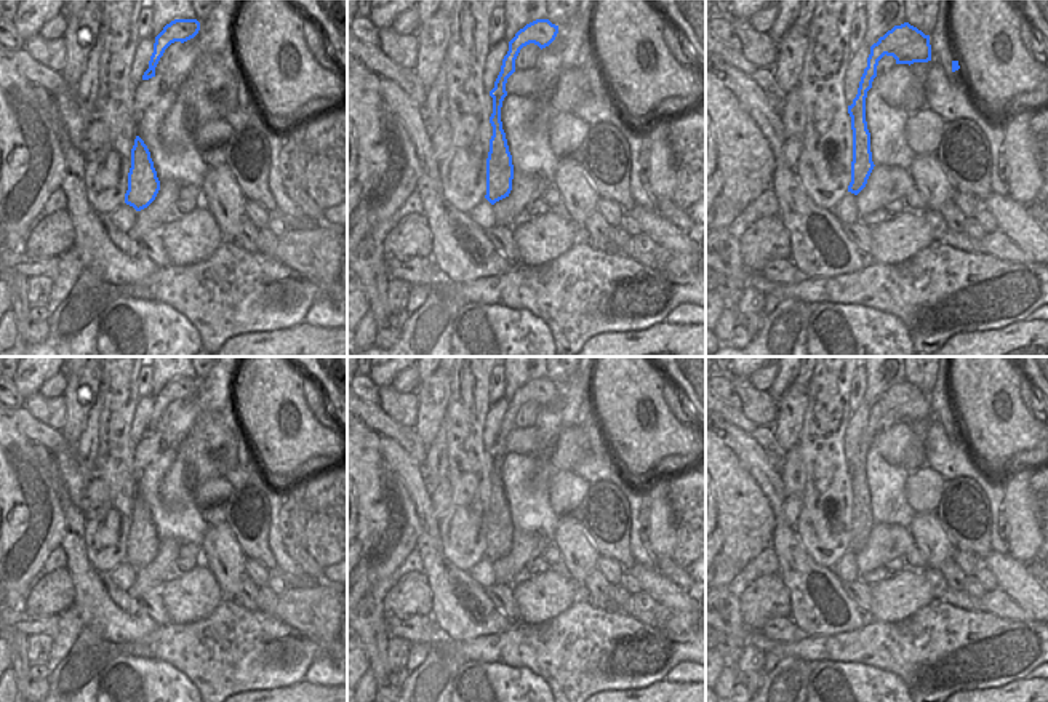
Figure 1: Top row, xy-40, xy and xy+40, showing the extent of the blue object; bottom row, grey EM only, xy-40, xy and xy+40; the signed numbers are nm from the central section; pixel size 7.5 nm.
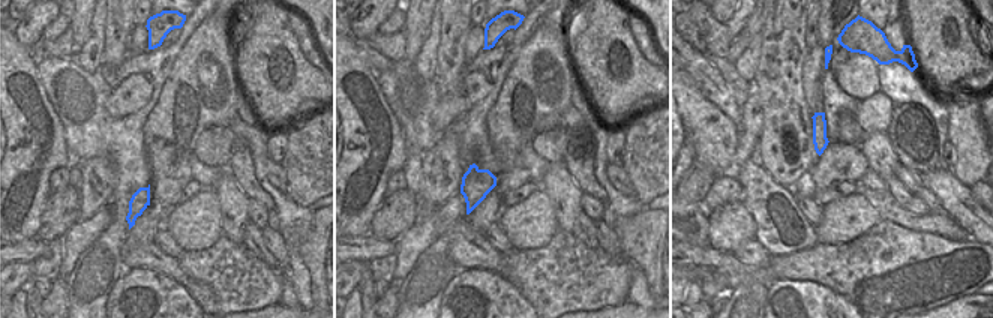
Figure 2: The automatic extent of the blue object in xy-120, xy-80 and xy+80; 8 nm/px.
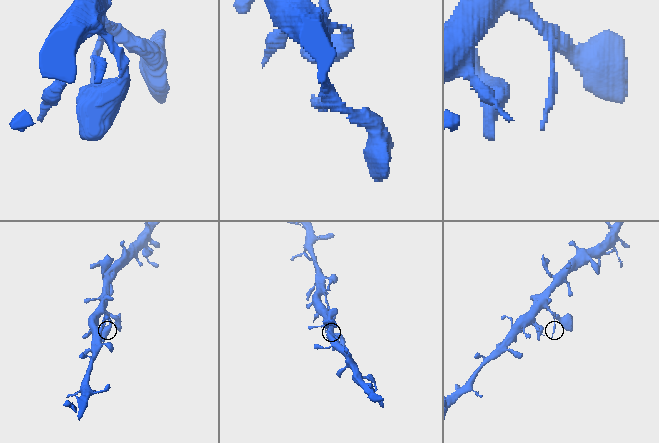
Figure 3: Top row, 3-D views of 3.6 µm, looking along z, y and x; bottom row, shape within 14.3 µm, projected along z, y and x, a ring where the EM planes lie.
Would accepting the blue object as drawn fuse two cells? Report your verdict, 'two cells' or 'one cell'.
one cell

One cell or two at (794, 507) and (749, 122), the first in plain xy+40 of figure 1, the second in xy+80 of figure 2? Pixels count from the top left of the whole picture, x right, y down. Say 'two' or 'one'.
two

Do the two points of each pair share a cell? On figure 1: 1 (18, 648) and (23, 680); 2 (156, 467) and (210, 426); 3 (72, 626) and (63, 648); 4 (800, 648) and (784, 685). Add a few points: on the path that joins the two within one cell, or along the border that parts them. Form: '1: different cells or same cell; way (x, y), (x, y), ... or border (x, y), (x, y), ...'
1: same cell; way (18, 656), (23, 672)
2: different cells; border (176, 448), (176, 456), (160, 486)
3: same cell; way (69, 630), (63, 643)
4: different cells; border (781, 658), (804, 658), (813, 664)

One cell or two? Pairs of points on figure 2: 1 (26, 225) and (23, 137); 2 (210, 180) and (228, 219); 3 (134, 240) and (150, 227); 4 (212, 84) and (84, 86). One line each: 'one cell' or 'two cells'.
1: one cell
2: two cells
3: one cell
4: two cells

